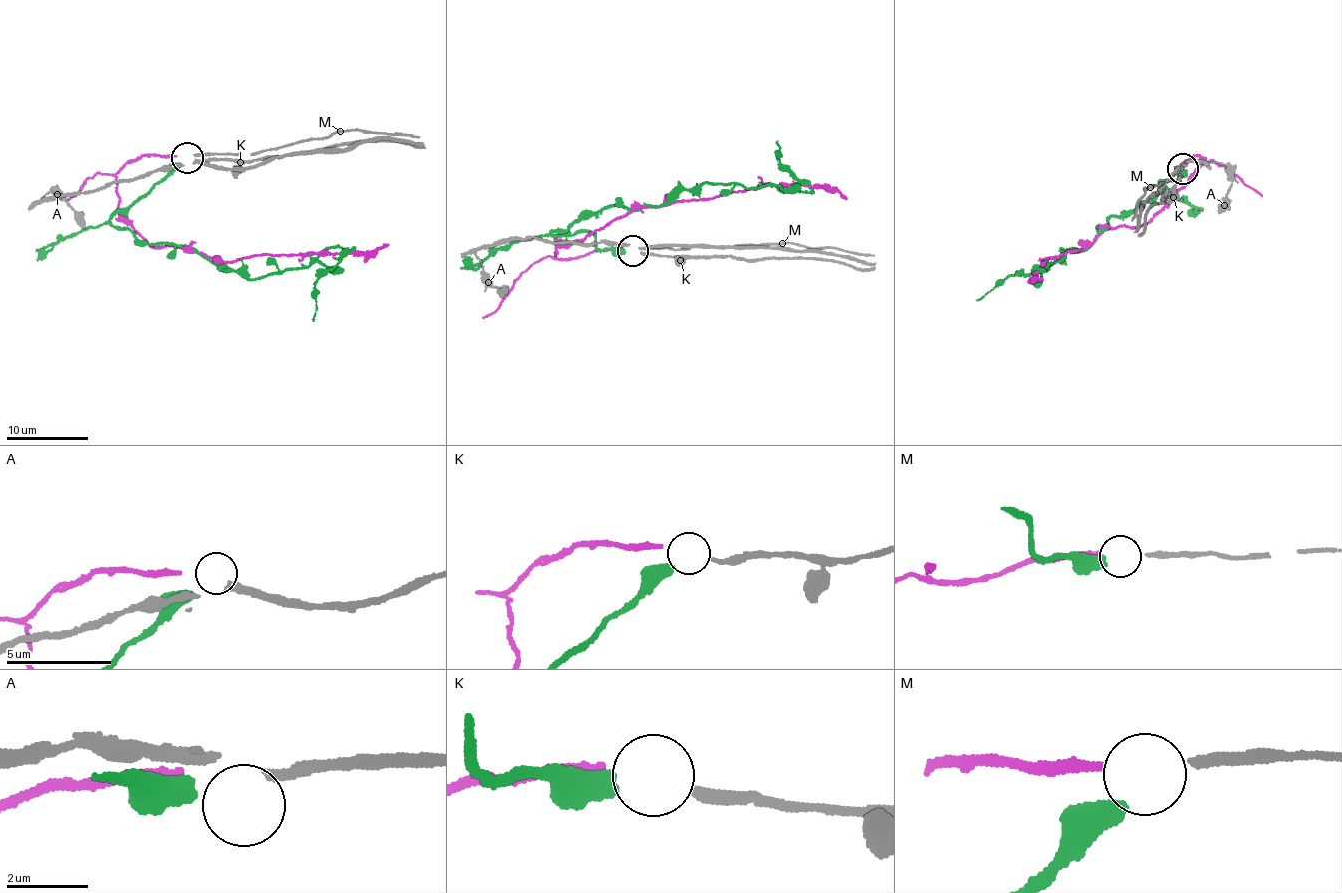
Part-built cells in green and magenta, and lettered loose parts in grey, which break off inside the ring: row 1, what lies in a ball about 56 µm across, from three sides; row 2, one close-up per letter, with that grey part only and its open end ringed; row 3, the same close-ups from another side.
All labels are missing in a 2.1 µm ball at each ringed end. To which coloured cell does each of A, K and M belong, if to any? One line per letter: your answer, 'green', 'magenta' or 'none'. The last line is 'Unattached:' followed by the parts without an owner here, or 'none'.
A: none
K: green
M: magenta
Unattached: A

